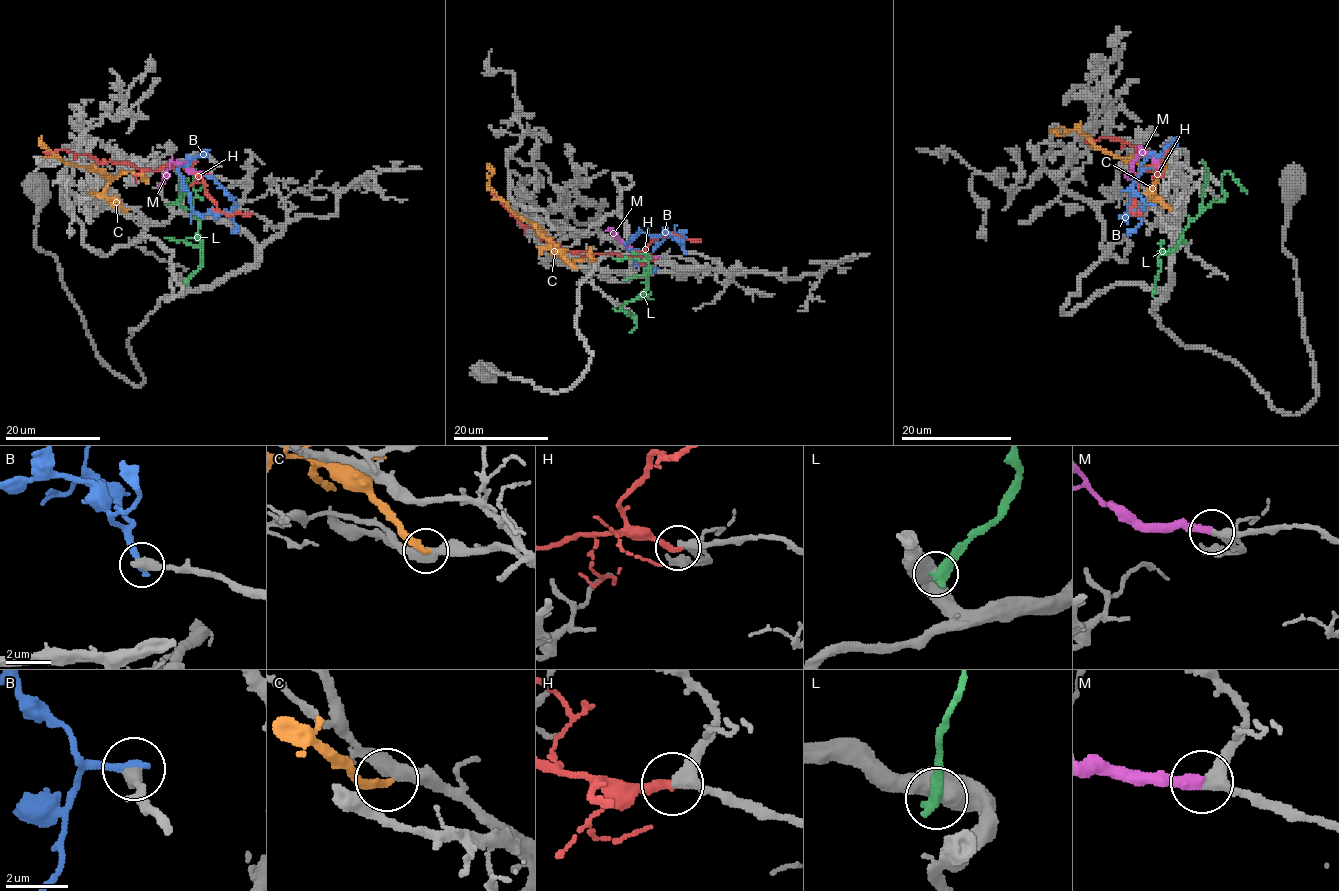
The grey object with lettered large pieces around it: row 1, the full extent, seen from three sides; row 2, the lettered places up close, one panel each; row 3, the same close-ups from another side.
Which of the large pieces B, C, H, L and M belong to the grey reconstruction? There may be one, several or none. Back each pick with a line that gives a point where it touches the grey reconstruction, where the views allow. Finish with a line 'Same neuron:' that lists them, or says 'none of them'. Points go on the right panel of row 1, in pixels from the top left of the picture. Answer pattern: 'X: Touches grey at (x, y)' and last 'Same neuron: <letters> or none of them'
M: Touches grey at (1159, 166)
Same neuron: M

